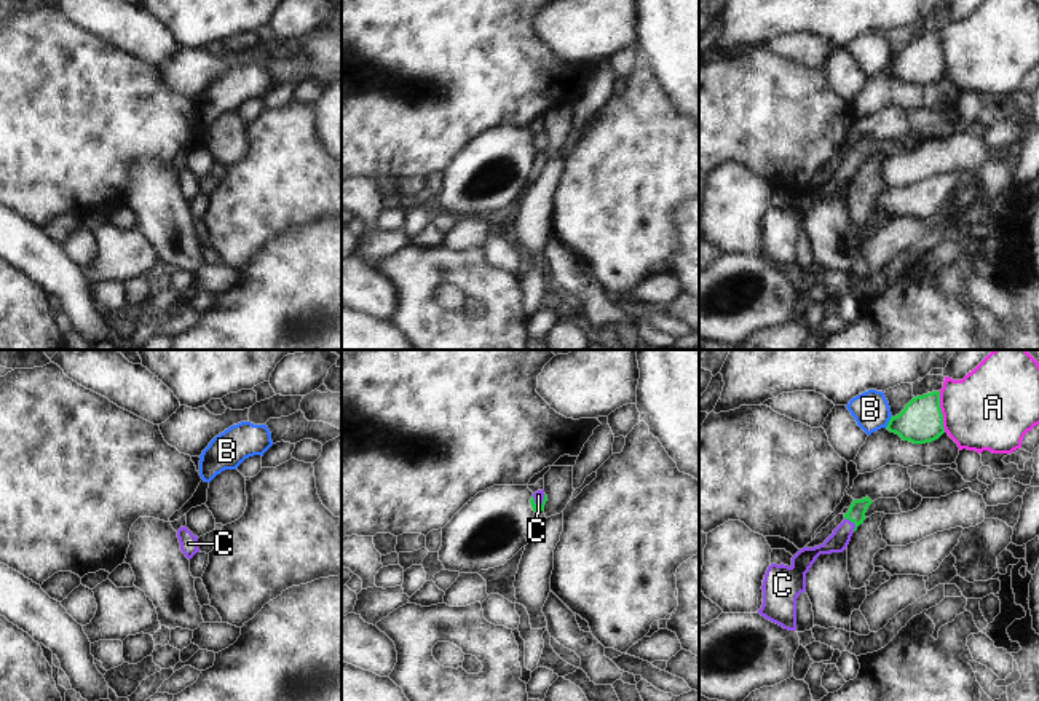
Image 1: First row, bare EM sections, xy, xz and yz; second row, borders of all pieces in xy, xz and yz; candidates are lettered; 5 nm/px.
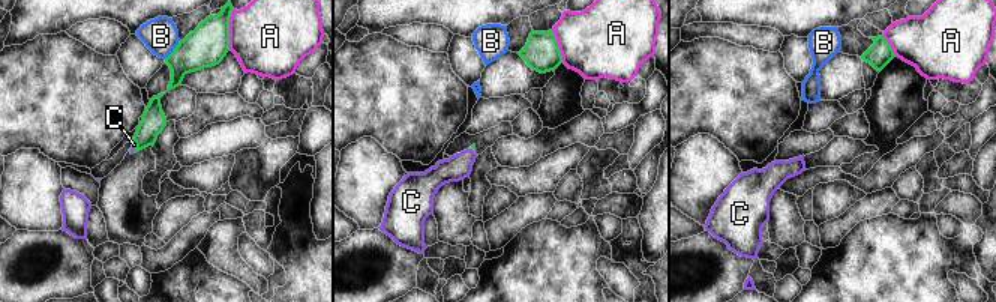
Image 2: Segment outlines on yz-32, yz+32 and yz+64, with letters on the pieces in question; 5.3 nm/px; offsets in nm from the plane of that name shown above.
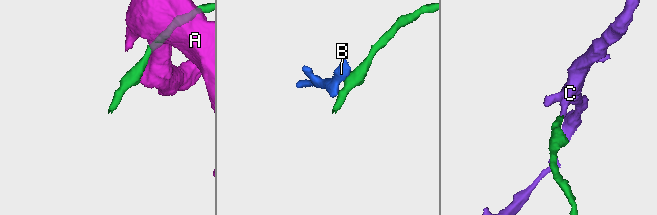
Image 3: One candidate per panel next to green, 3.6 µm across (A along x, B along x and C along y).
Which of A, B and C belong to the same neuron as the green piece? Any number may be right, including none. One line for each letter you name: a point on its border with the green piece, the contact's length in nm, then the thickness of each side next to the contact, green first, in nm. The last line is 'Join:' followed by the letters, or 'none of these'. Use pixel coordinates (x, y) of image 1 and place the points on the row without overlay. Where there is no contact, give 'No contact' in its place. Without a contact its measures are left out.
C: Touches green at yz (853, 163). Shared border 90 nm. Thickness 90 nm (green) against 100 nm
Join: C.

